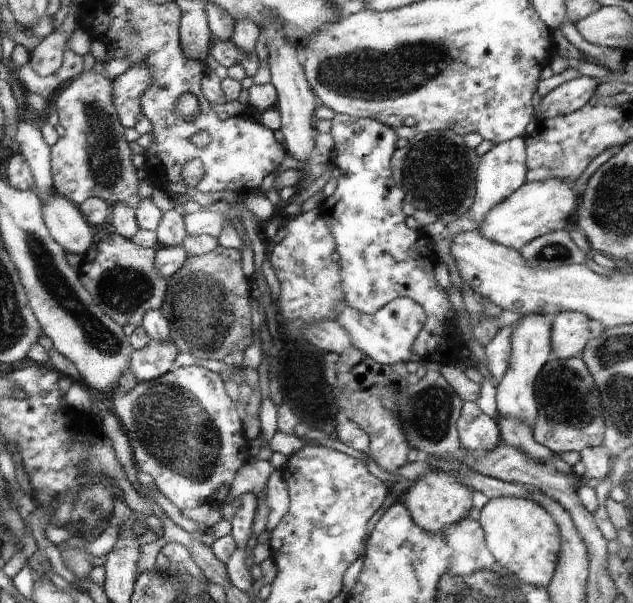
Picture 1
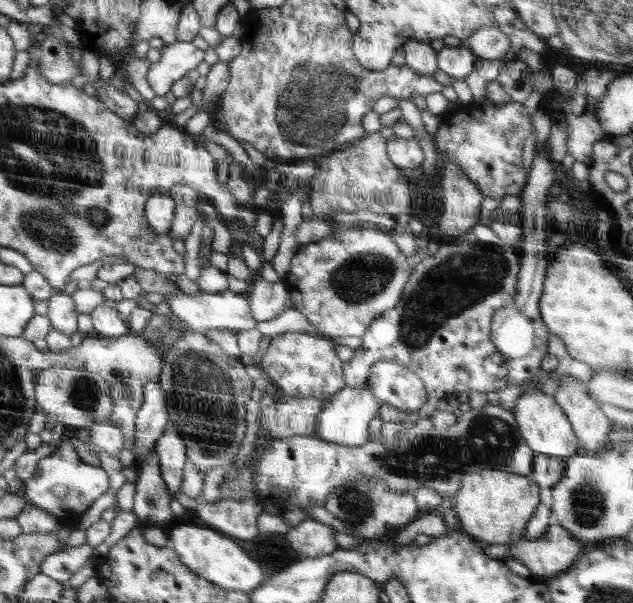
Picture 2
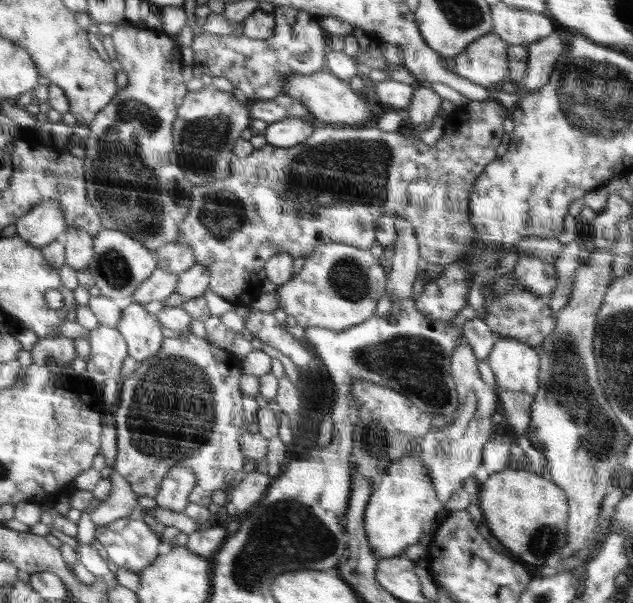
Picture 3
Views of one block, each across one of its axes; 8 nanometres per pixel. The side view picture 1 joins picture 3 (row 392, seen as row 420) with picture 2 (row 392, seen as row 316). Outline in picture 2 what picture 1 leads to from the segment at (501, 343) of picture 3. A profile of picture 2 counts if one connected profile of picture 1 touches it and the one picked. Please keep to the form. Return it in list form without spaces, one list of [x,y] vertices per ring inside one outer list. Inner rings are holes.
[[[539,390],[524,392],[519,396],[514,412],[520,434],[535,454],[568,458],[581,452],[572,426],[553,396]]]

